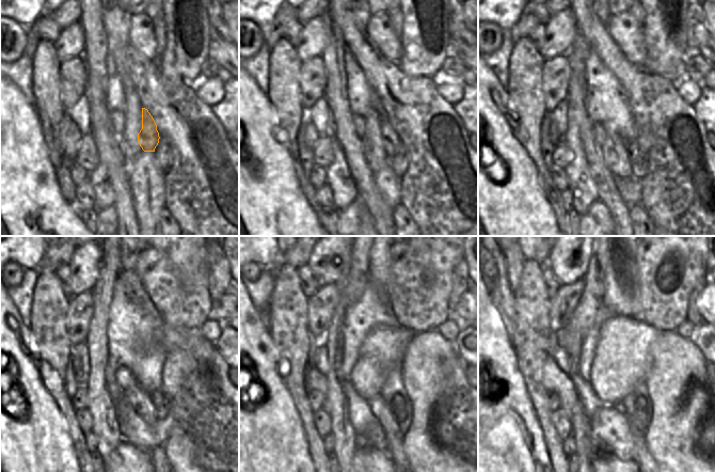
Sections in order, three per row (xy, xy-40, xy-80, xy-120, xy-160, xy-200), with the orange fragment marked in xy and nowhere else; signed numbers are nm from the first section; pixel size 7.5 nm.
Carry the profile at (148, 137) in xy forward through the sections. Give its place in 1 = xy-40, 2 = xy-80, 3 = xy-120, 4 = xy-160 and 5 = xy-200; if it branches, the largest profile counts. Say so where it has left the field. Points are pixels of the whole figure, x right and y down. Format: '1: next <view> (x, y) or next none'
1: next xy-40 (391, 139)
2: next xy-80 (635, 153)
3: next xy-120 (159, 397)
4: next xy-160 (402, 409)
5: next xy-200 (644, 405)

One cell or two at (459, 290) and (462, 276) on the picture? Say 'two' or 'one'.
one

